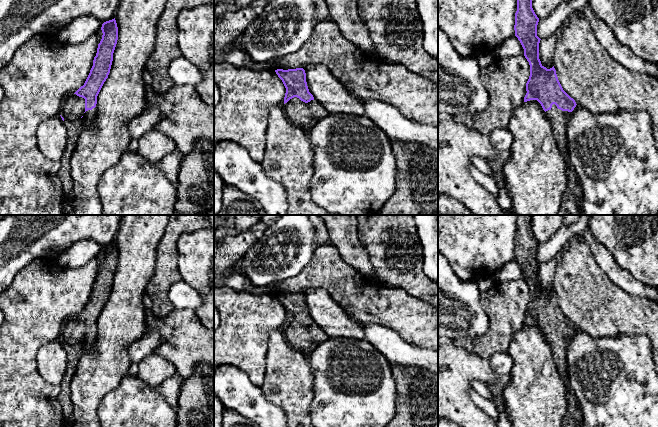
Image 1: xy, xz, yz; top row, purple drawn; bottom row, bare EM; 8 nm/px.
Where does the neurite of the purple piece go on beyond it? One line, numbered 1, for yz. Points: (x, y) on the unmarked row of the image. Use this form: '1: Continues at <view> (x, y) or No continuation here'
1: Continues at yz (557, 342)

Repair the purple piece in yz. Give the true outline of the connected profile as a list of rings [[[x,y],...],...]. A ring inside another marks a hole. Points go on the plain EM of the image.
[[[518,215],[515,237],[515,260],[520,265],[530,289],[524,326],[537,324],[547,338],[560,377],[567,376],[566,347],[576,326],[562,312],[554,290],[547,293],[539,283],[540,262],[537,260],[539,242],[532,232],[530,215]]]

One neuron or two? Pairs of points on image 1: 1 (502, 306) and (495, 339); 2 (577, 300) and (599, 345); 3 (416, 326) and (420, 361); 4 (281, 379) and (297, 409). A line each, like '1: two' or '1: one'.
1: one
2: two
3: two
4: one

